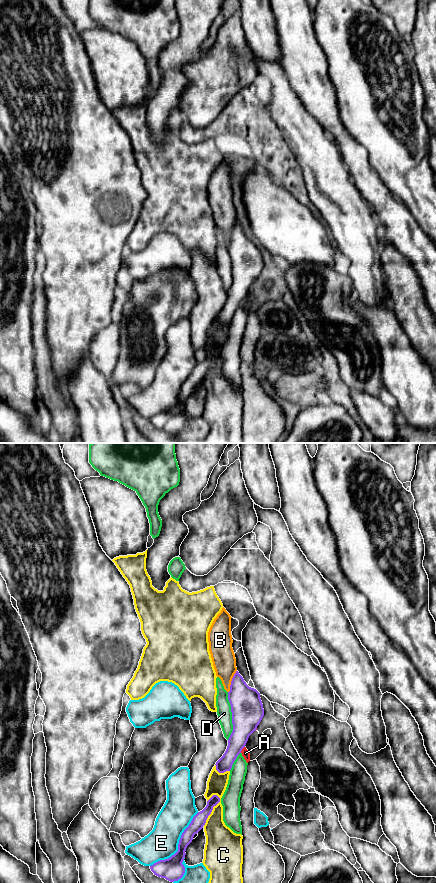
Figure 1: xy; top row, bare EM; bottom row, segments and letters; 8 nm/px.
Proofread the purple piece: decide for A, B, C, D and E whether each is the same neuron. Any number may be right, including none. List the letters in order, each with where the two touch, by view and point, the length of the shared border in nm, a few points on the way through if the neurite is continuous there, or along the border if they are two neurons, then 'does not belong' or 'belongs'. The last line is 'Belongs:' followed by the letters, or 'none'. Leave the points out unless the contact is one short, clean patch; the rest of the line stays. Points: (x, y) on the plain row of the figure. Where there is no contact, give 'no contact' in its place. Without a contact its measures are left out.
A: meets purple in xy at (242, 300); contact 70 nm long; does not belong
B: meets purple in xy at (231, 233); contact 200 nm long; does not belong
C: meets purple in xy at (212, 361); contact 280 nm long; does not belong
D: meets purple in xy at (232, 268); contact 380 nm long; does not belong
E: meets purple in xy at (178, 397); contact 600 nm long; does not belong
Belongs: none

